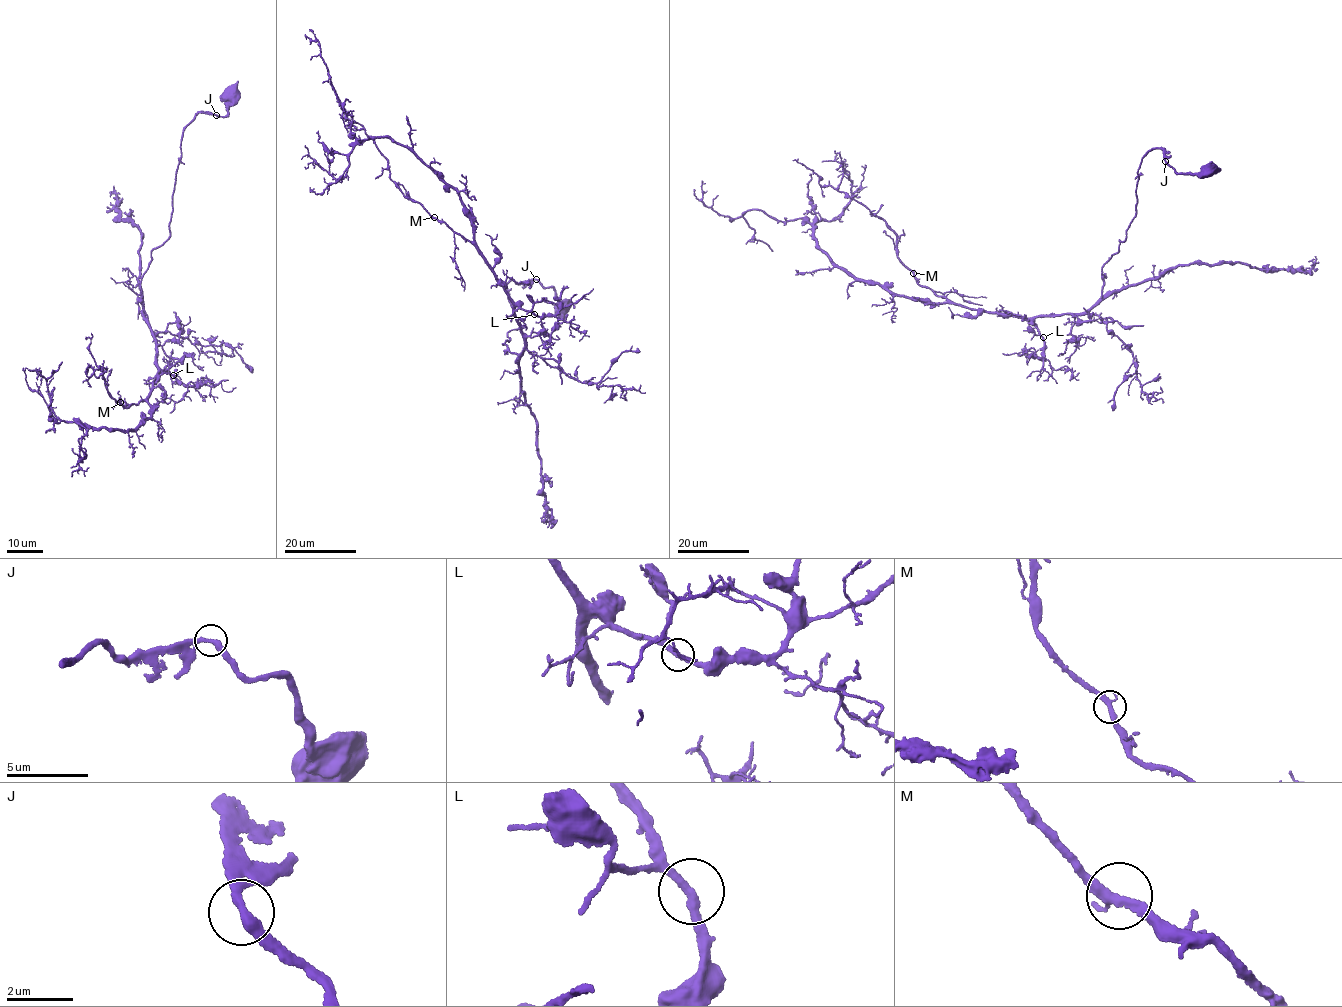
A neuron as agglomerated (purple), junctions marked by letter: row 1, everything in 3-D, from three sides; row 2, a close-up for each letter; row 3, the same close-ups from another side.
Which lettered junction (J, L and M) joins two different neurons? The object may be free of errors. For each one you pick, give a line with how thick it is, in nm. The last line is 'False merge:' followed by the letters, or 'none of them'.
False merge: none of them

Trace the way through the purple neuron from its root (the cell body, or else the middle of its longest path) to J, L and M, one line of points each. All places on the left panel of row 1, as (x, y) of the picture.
J: (229, 95), (228, 113), (224, 117), (216, 115)
L: (229, 95), (226, 115), (197, 113), (185, 128), (170, 236), (151, 251), (140, 286), (157, 364), (173, 375)
M: (229, 95), (226, 115), (197, 113), (183, 132), (170, 236), (140, 286), (158, 380), (147, 399), (120, 402)

